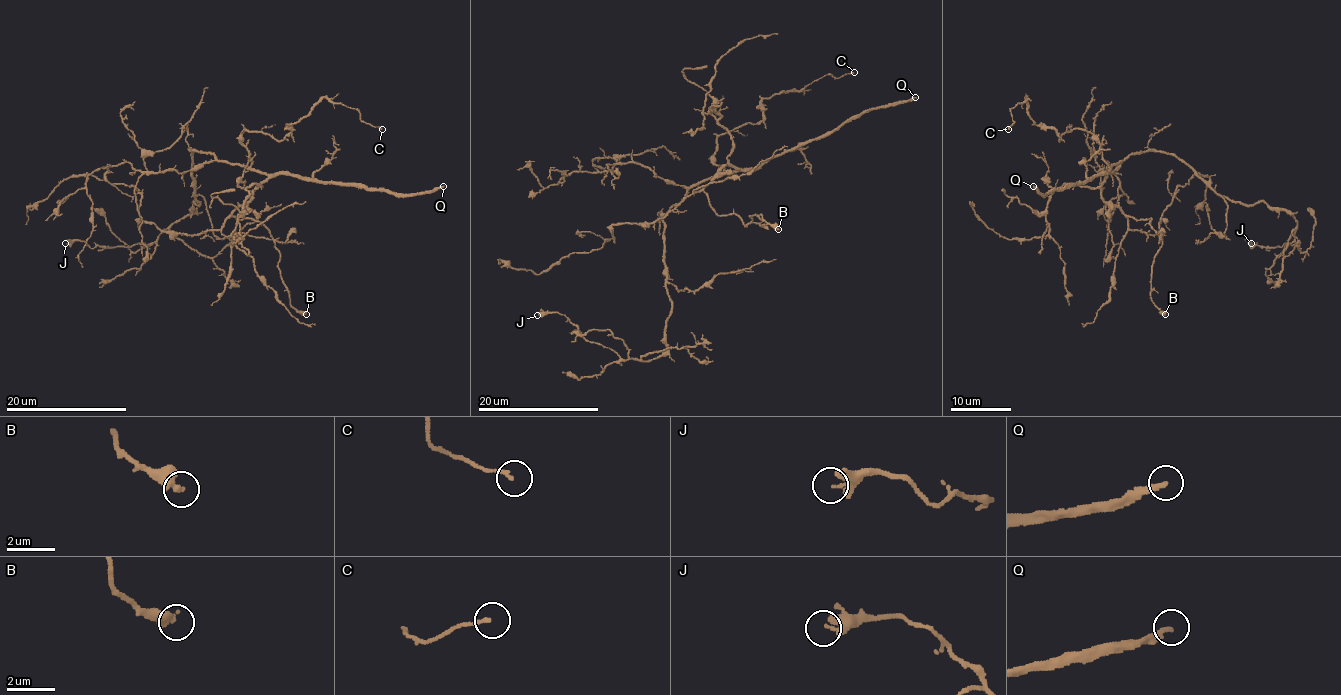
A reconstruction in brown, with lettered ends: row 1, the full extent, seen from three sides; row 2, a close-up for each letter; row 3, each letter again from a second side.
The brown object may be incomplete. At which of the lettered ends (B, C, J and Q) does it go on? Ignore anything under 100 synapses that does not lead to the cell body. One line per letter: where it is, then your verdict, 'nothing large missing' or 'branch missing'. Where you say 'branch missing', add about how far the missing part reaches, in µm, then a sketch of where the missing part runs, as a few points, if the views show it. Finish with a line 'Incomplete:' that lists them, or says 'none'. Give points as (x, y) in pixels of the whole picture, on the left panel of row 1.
B: at (306, 314); nothing large missing
C: at (382, 129); nothing large missing
J: at (65, 243); nothing large missing
Q: at (443, 186); branch missing; about 200 µm are missing
Incomplete: Q

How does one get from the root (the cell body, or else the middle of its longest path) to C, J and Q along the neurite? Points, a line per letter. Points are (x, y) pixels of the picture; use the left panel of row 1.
C: (245, 168), (251, 165), (245, 129), (281, 141), (324, 97), (382, 129)
J: (245, 168), (192, 150), (199, 204), (193, 201), (195, 208), (154, 242), (65, 243)
Q: (245, 168), (267, 174), (297, 174), (317, 181), (359, 183), (398, 193), (427, 193), (443, 186)

